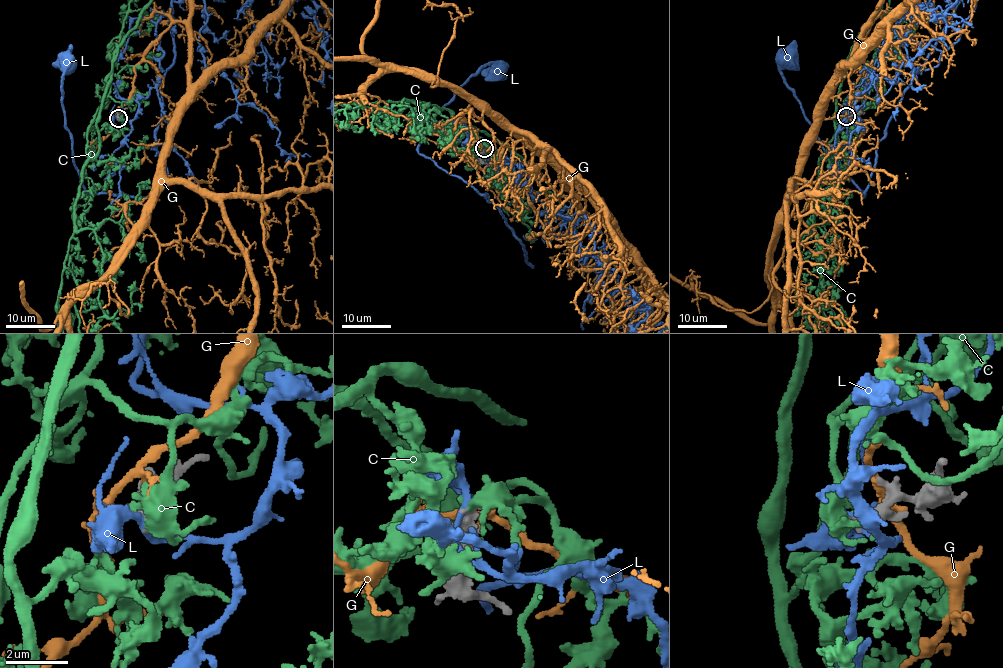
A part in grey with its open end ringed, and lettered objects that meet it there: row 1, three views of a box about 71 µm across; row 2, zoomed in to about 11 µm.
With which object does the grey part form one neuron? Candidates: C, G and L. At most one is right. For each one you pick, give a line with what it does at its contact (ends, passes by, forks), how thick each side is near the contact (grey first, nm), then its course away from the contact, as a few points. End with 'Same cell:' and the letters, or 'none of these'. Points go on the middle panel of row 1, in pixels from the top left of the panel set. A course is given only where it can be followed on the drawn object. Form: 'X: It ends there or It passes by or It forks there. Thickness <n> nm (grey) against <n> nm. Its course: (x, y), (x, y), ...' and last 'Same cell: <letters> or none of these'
C: It forks there. Thickness 240 nm (grey) against 280 nm
Same cell: C

